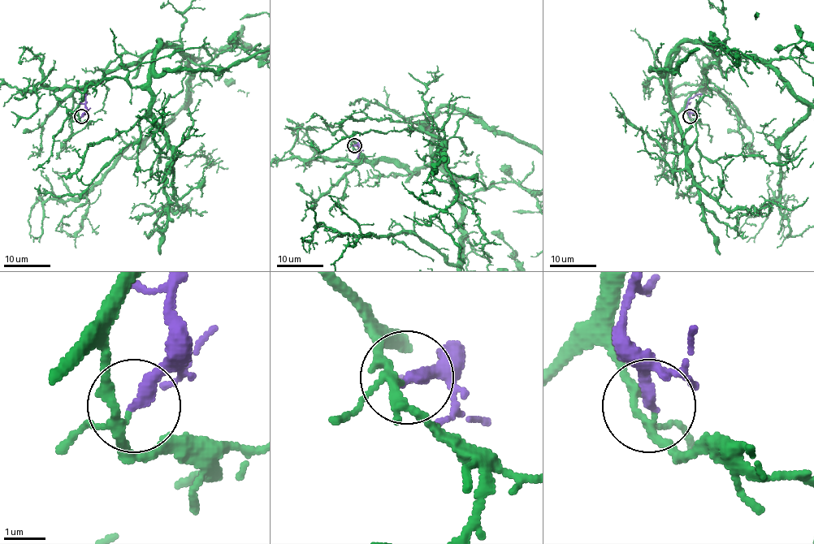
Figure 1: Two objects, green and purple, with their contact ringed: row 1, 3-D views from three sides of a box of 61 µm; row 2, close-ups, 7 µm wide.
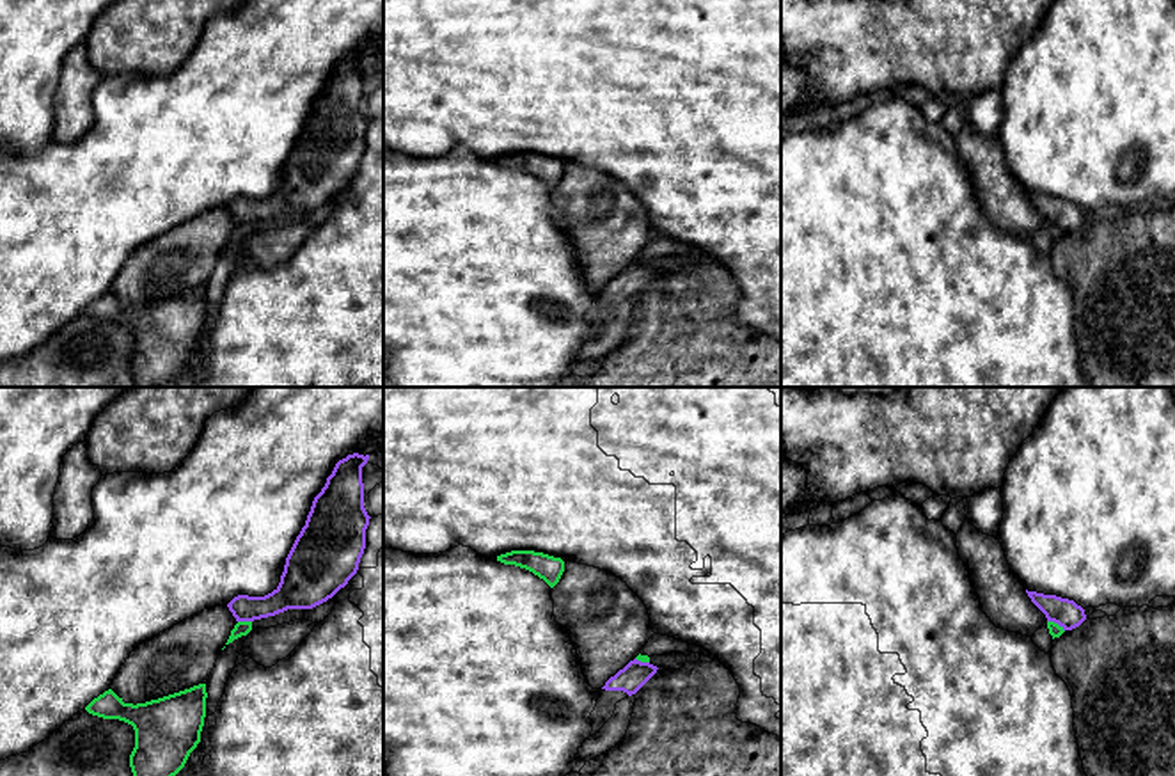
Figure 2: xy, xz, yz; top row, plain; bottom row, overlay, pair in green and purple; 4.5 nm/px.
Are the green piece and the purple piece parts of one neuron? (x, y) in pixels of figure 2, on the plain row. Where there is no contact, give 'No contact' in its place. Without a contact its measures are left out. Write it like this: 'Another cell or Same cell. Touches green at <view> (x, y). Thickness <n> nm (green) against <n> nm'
Another cell. Touches green at yz (1056, 226). Thickness 60 nm (green) against 120 nm

